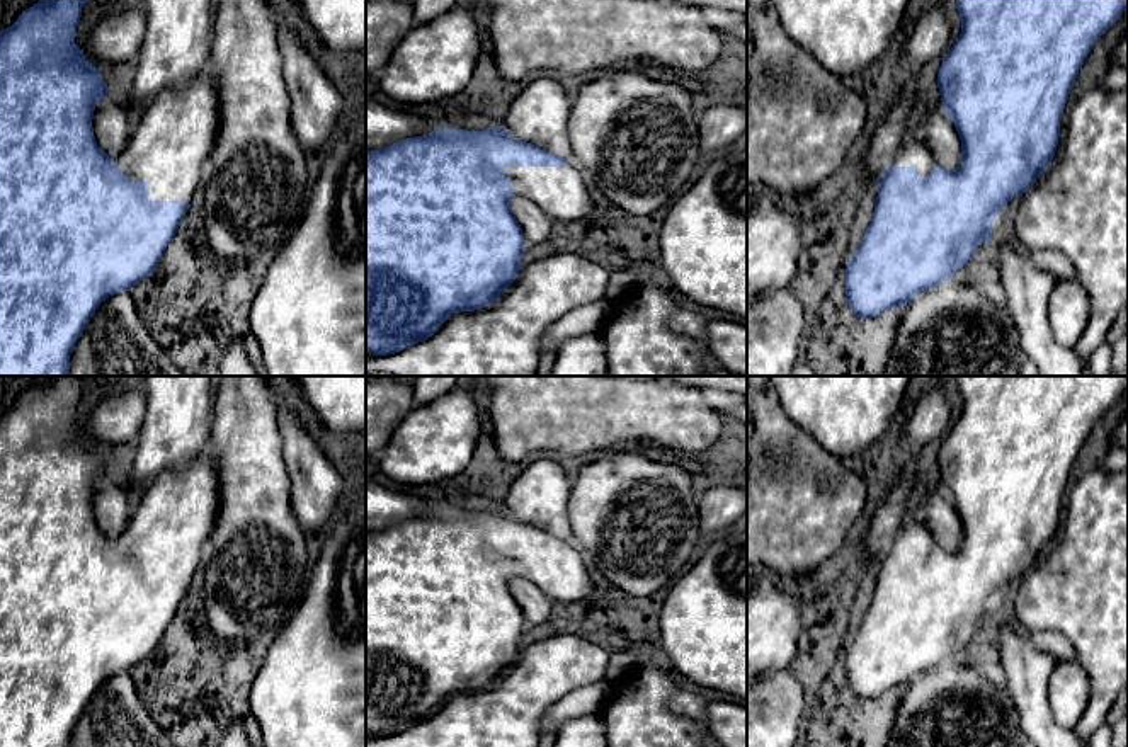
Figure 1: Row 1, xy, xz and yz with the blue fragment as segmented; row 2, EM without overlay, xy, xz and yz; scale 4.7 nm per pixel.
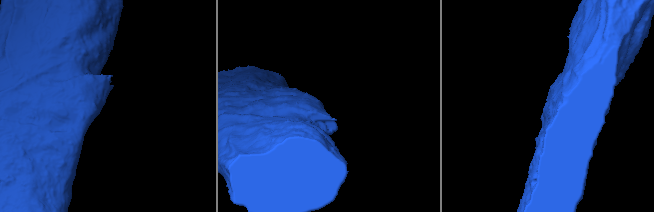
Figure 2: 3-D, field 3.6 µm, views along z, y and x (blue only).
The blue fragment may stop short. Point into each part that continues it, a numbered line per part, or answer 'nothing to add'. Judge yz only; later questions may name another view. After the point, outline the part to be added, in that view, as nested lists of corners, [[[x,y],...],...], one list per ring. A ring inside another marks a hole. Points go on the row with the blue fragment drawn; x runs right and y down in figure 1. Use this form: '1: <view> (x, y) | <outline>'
1: yz (912, 152) | [[[917,136],[902,143],[888,165],[917,167],[919,177],[924,179],[939,162],[931,155],[926,143]]]

